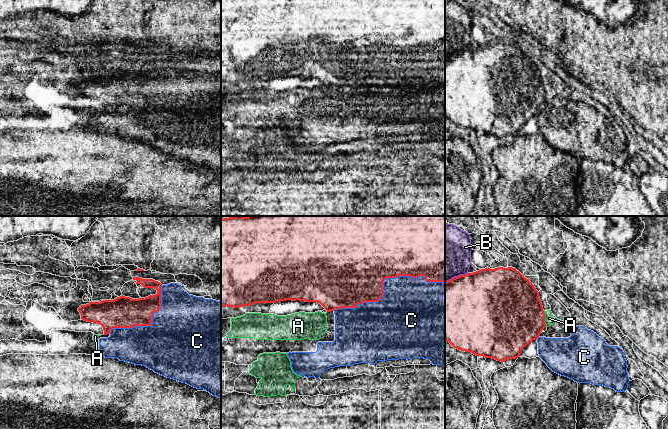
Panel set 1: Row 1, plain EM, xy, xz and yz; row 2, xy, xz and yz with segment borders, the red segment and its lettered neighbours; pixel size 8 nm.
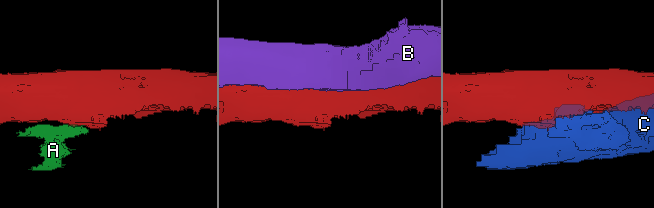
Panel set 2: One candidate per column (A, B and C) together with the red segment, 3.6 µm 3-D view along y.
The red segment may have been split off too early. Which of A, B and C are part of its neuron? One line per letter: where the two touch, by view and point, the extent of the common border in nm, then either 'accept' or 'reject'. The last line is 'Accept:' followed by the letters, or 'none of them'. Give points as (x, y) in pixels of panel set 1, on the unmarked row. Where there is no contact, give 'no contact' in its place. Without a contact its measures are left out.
A: yz (544, 95) | 130 nm | reject
B: yz (456, 53) | 200 nm | reject
C: xz (382, 59) | 900 nm | reject
Accept: none of them

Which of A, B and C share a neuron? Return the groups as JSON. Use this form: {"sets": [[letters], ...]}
{"sets": [["A", "C"], ["B"]]}

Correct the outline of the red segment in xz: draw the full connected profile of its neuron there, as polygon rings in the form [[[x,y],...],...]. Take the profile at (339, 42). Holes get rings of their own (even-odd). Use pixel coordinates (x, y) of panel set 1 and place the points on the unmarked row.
[[[221,0],[221,82],[240,84],[256,79],[276,79],[286,76],[300,76],[320,79],[327,88],[342,84],[356,84],[364,78],[378,78],[383,71],[383,57],[386,54],[423,52],[427,58],[445,58],[445,0]]]

